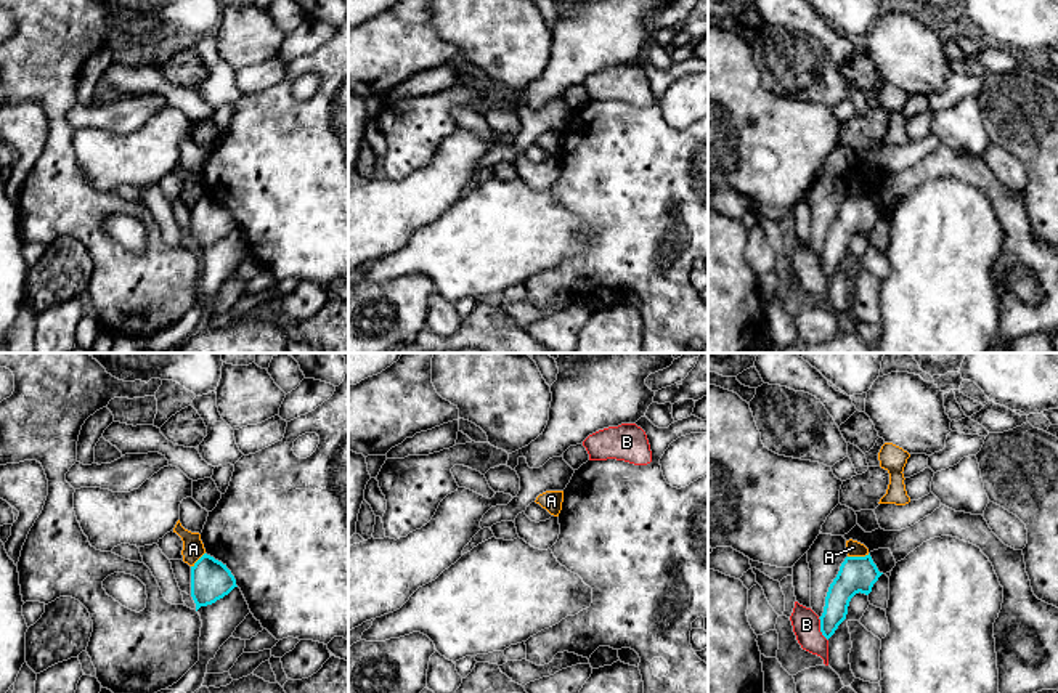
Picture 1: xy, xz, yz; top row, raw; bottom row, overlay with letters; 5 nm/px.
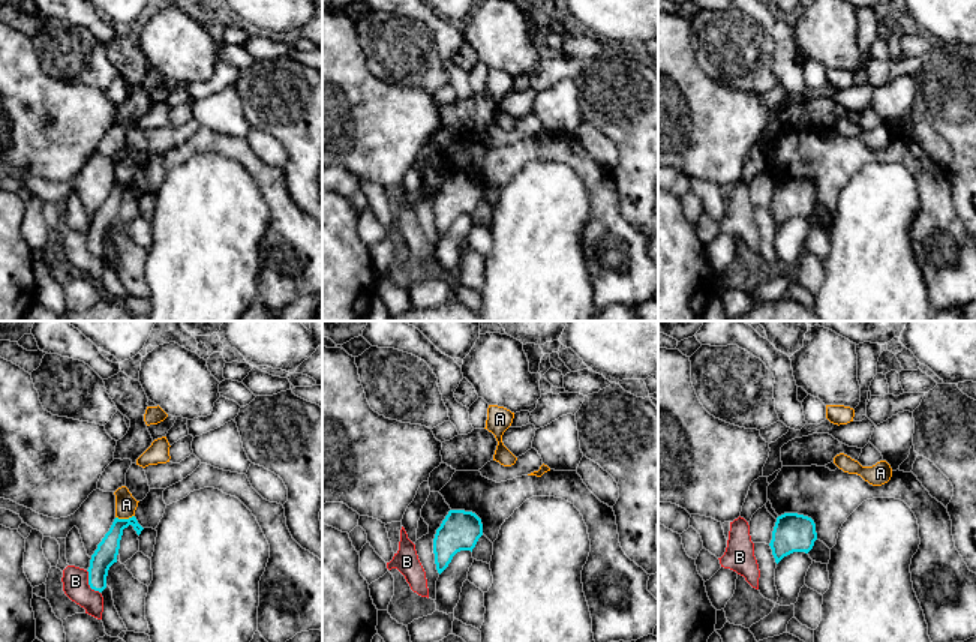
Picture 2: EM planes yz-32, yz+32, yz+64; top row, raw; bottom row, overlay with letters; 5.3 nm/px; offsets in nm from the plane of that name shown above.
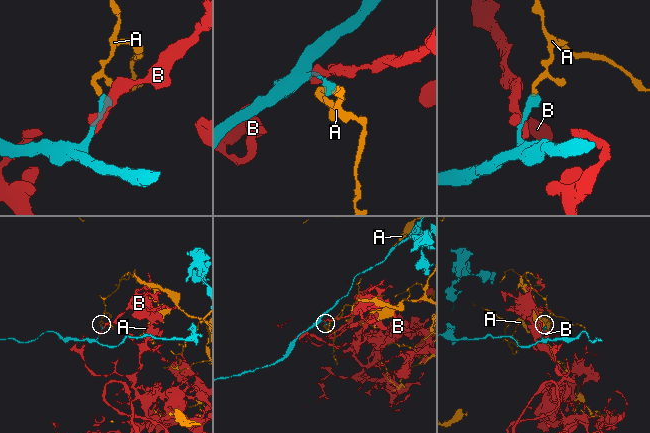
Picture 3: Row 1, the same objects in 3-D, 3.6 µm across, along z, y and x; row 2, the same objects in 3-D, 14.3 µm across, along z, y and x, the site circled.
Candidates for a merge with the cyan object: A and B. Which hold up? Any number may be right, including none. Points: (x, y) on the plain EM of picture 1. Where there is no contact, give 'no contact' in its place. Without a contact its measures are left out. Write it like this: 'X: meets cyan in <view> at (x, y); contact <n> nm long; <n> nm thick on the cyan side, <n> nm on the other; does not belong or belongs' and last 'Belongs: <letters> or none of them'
A: meets cyan in yz at (858, 198); contact 110 nm long; 180 nm thick on the cyan side, 80 nm on the other; does not belong
B: meets cyan in yz at (821, 270); contact 130 nm long; 140 nm thick on the cyan side, 140 nm on the other; does not belong
Belongs: none of them

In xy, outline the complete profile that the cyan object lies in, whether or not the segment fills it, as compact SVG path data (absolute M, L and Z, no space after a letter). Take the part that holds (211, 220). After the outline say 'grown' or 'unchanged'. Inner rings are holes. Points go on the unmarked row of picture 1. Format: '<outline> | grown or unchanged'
M207 194L191 207L191 237L196 252L223 239L234 228L238 228L236 220L226 205Z | unchanged

